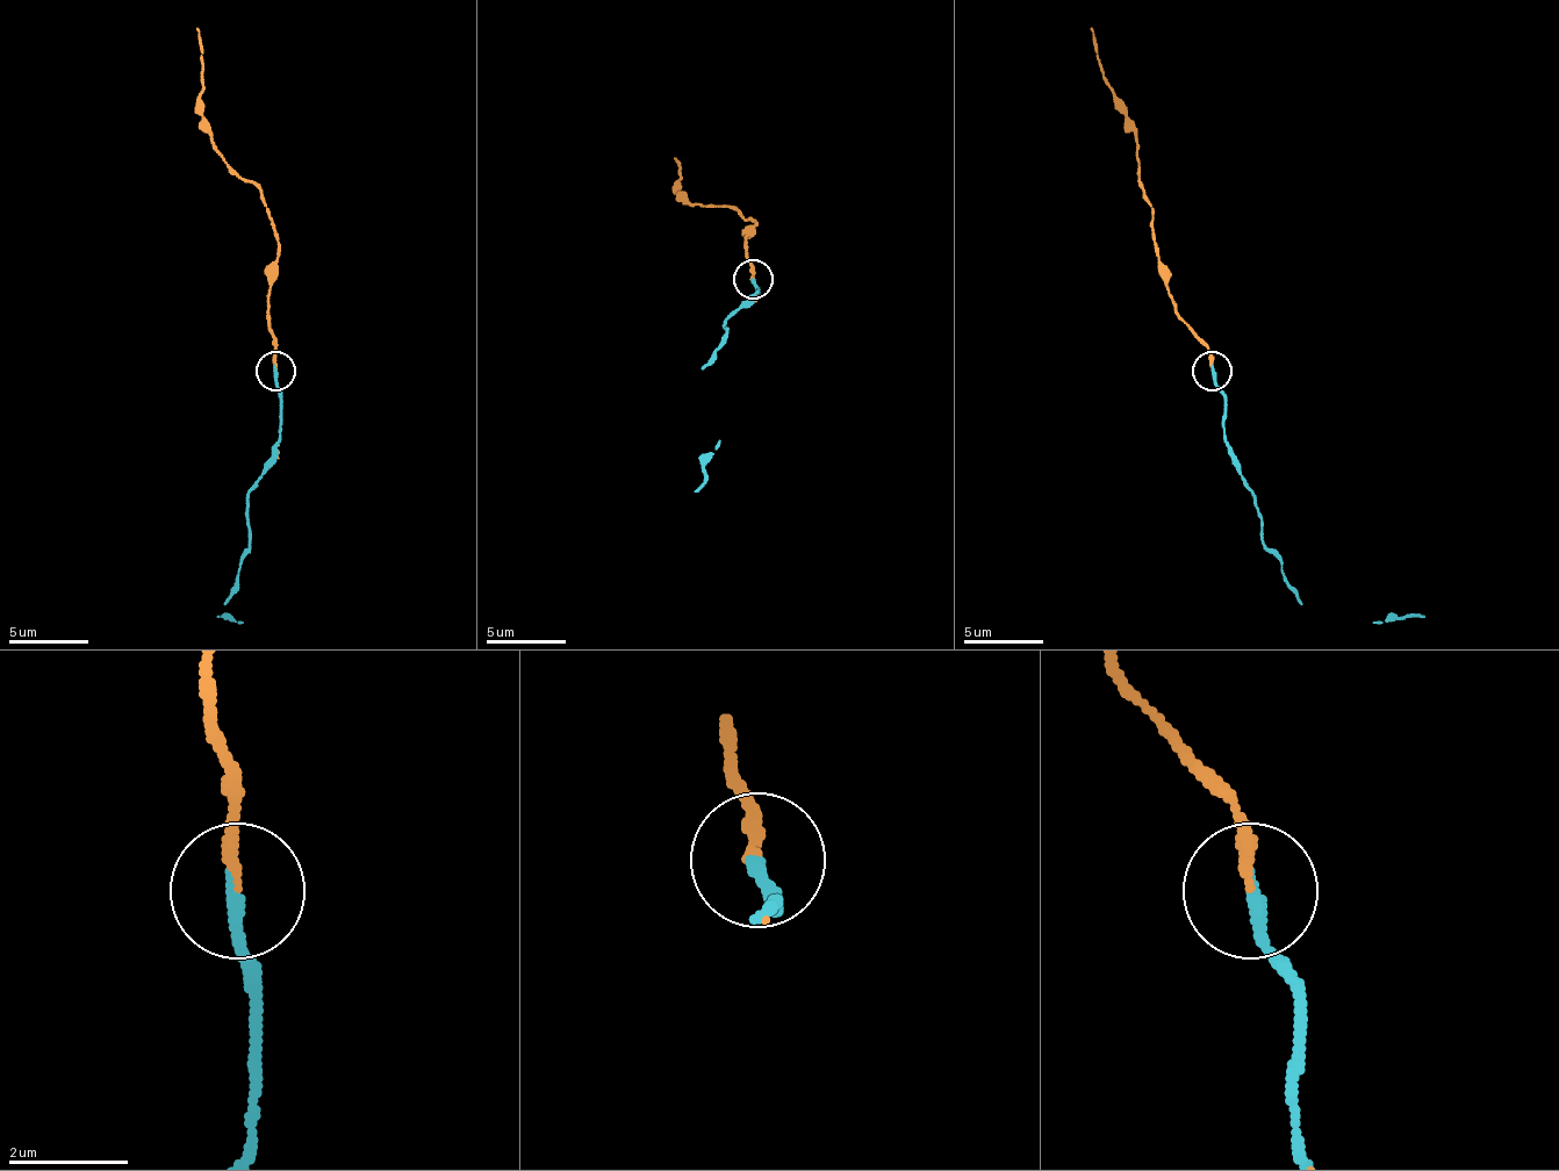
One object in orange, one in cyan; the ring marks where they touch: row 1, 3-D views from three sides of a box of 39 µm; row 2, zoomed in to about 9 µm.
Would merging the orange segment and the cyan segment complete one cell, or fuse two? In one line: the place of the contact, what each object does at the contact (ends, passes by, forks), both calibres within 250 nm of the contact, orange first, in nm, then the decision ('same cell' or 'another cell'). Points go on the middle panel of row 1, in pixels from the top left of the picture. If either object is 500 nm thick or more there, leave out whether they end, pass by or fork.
(753, 279) | orange ends | cyan ends | 200/240 nm | same cell

